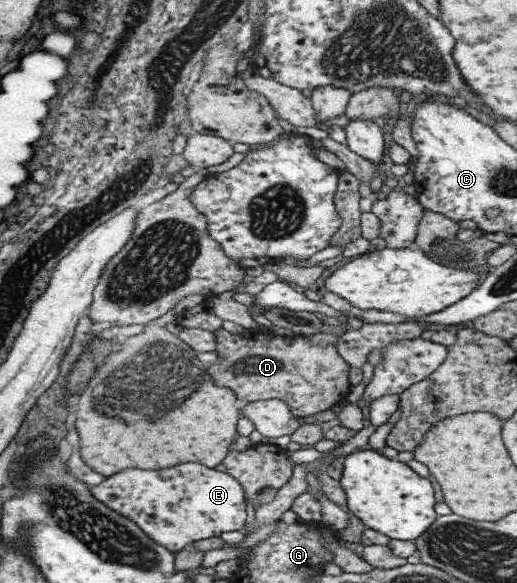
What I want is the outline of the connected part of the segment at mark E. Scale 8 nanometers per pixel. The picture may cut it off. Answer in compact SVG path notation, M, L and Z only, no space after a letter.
M177 464L163 470L139 470L125 468L107 476L99 484L91 486L93 498L97 498L110 510L134 522L155 544L176 553L196 540L218 536L220 532L240 530L245 526L245 500L241 485L226 472L205 468L203 464Z

